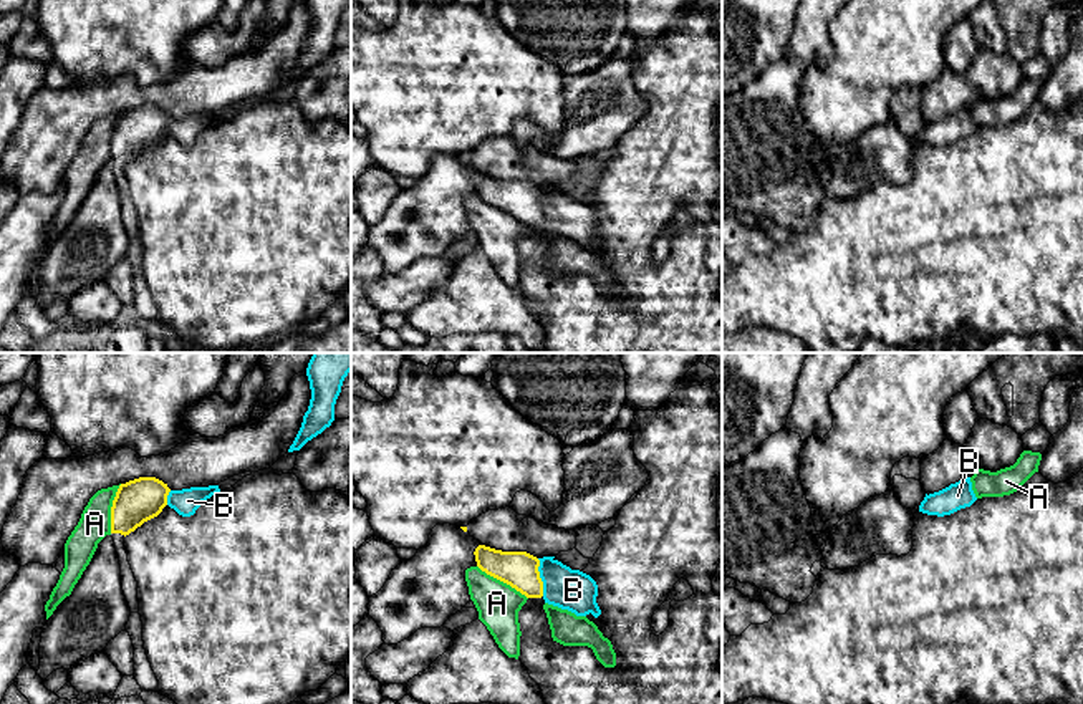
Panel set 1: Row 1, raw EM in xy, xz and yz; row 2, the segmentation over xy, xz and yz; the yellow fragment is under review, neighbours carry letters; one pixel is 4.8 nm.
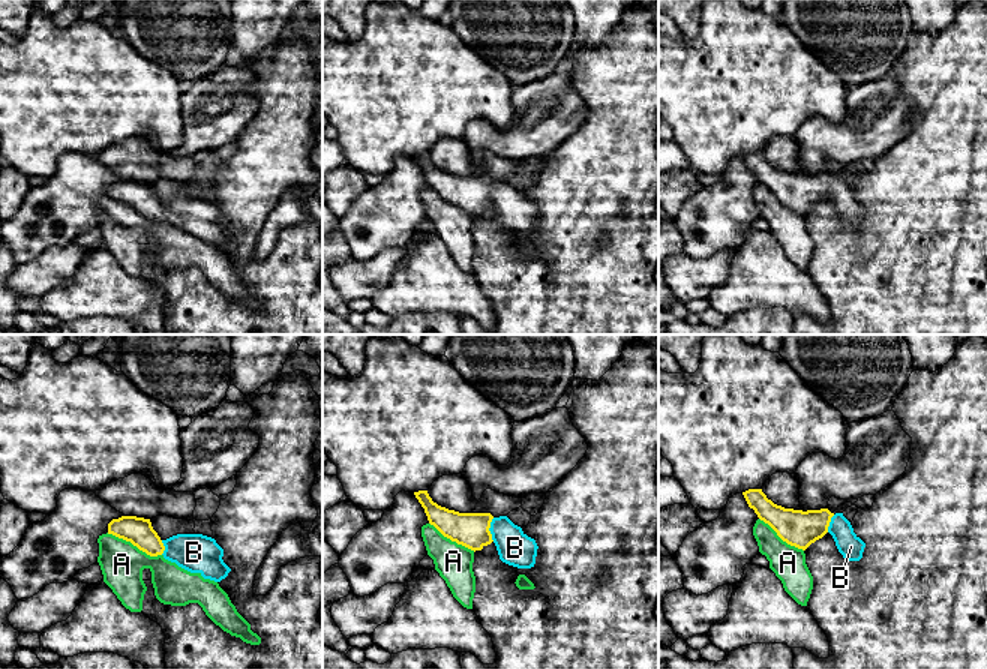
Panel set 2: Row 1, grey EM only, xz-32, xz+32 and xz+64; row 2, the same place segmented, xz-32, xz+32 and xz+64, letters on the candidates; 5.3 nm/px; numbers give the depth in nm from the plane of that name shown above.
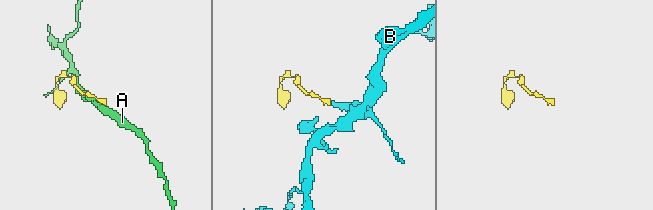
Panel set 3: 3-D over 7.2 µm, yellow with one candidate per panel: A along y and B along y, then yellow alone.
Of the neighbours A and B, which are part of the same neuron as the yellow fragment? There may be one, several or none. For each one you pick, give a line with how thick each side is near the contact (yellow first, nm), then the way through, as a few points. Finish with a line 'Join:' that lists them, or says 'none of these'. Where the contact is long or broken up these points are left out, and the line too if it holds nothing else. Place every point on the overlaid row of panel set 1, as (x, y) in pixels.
B: Thickness 180 nm (yellow) against 200 nm. Path across: xz (517, 568), (539, 577), (547, 577), (573, 590)
Join: B

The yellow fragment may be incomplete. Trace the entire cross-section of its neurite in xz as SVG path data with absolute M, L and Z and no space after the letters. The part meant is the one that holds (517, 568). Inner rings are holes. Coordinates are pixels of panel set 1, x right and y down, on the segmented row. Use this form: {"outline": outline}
{"outline": "M479 545L474 555L482 571L510 585L527 598L543 598L545 603L576 616L591 613L598 618L601 615L596 603L596 581L555 557L537 558L527 552L502 552L485 545Z"}

